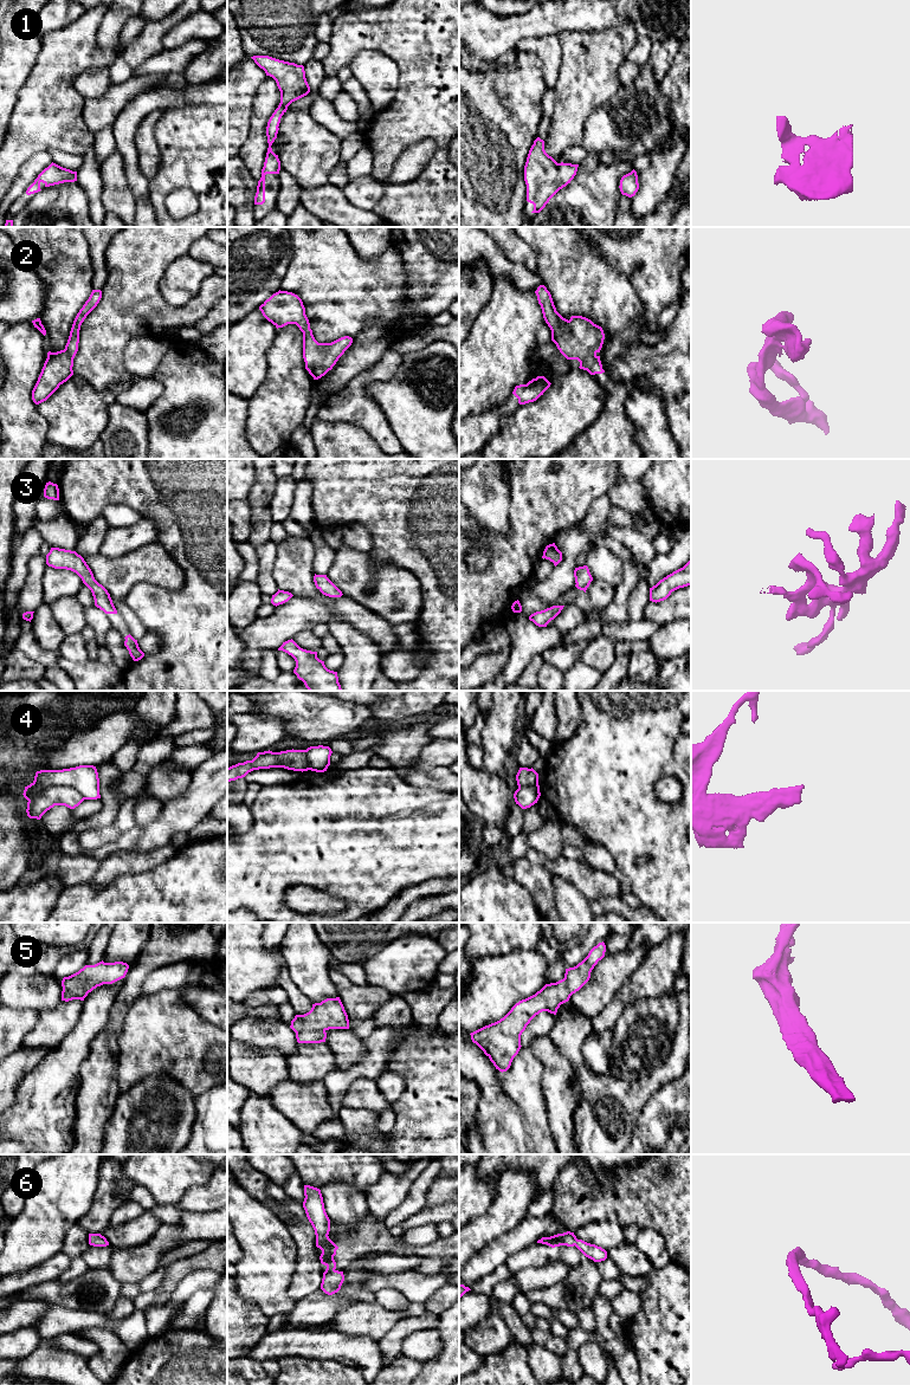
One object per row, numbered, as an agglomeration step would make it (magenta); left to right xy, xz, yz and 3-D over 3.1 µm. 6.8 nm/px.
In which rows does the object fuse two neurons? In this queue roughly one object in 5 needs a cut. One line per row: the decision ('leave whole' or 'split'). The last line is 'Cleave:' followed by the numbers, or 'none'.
1: leave whole
2: leave whole
3: leave whole
4: split
5: leave whole
6: leave whole
Cleave: 4

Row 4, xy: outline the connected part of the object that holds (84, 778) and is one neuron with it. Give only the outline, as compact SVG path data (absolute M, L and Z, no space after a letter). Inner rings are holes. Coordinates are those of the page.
M93 765L37 771L34 781L25 787L22 795L30 801L38 792L53 785L72 787L84 797L84 800L101 798L98 772Z

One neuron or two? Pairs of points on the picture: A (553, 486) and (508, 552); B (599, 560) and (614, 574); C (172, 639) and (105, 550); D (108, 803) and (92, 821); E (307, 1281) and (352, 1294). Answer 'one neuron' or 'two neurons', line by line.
A: one neuron
B: one neuron
C: two neurons
D: one neuron
E: two neurons

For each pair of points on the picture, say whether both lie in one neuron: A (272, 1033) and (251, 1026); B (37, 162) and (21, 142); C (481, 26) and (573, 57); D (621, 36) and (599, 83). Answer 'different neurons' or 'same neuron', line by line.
A: same neuron
B: different neurons
C: different neurons
D: same neuron

